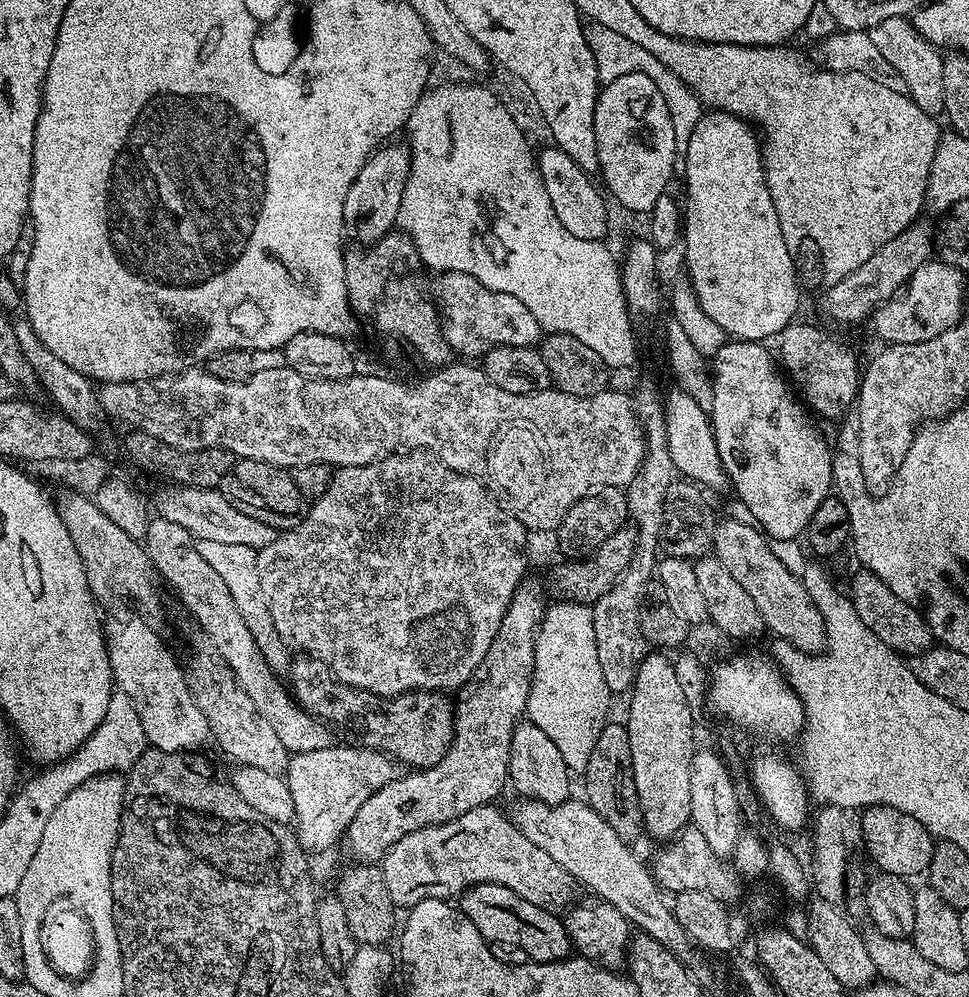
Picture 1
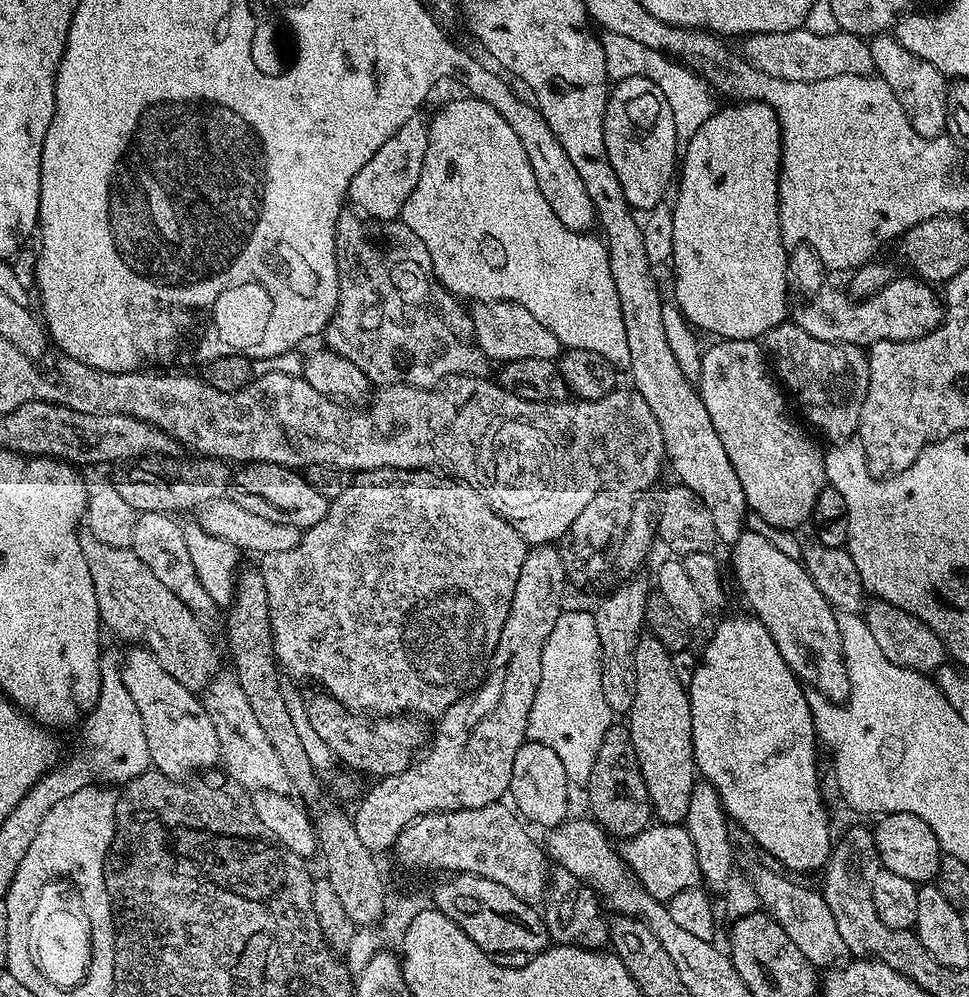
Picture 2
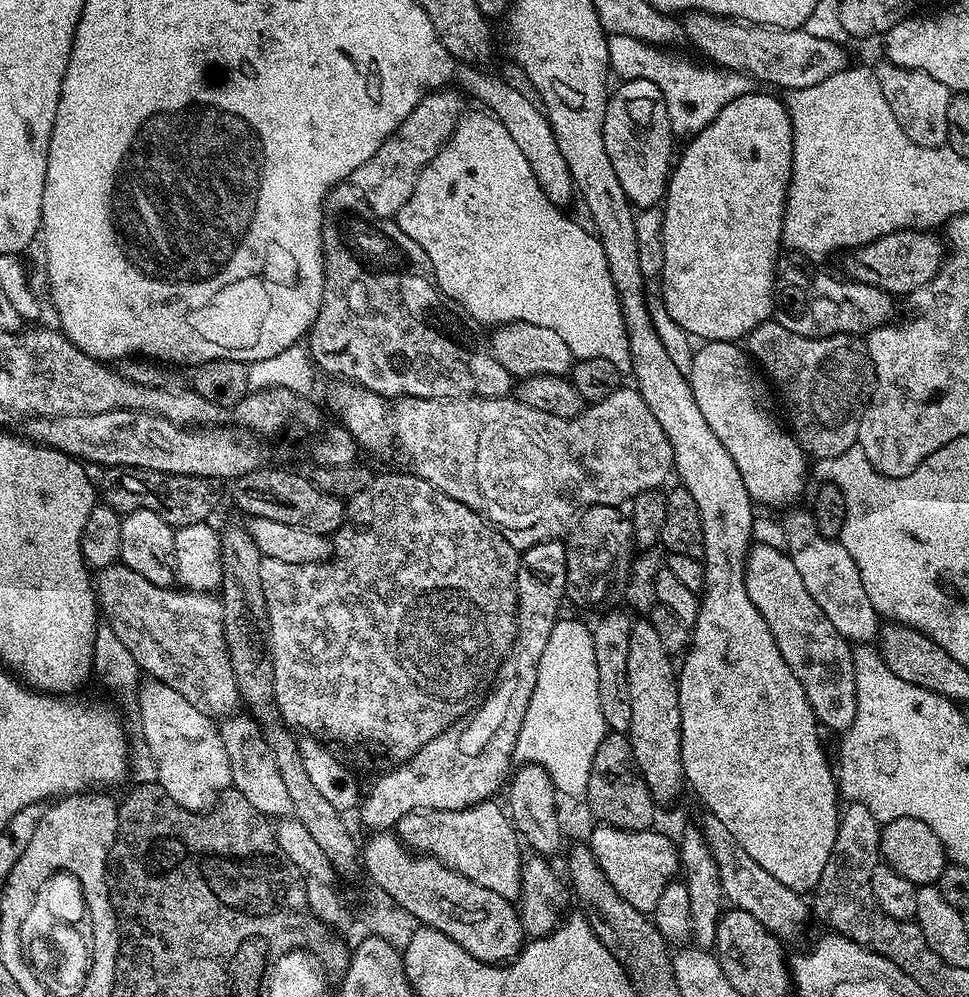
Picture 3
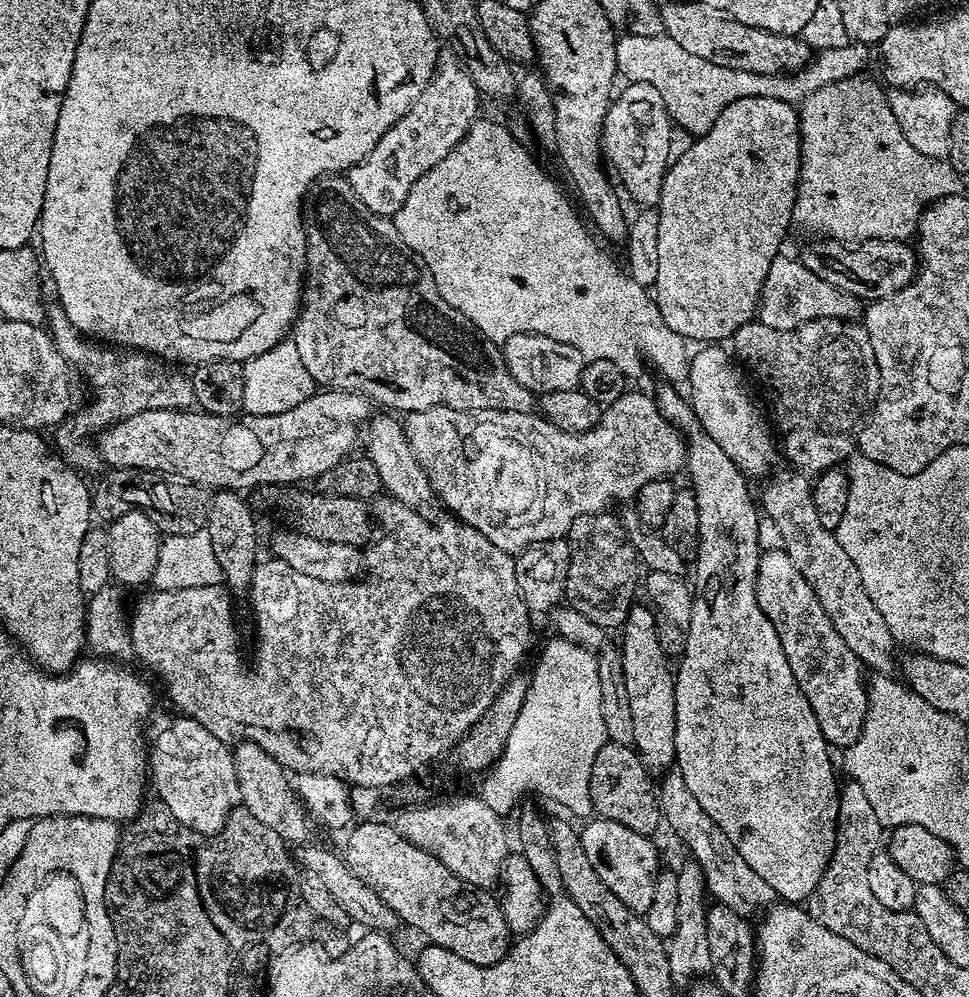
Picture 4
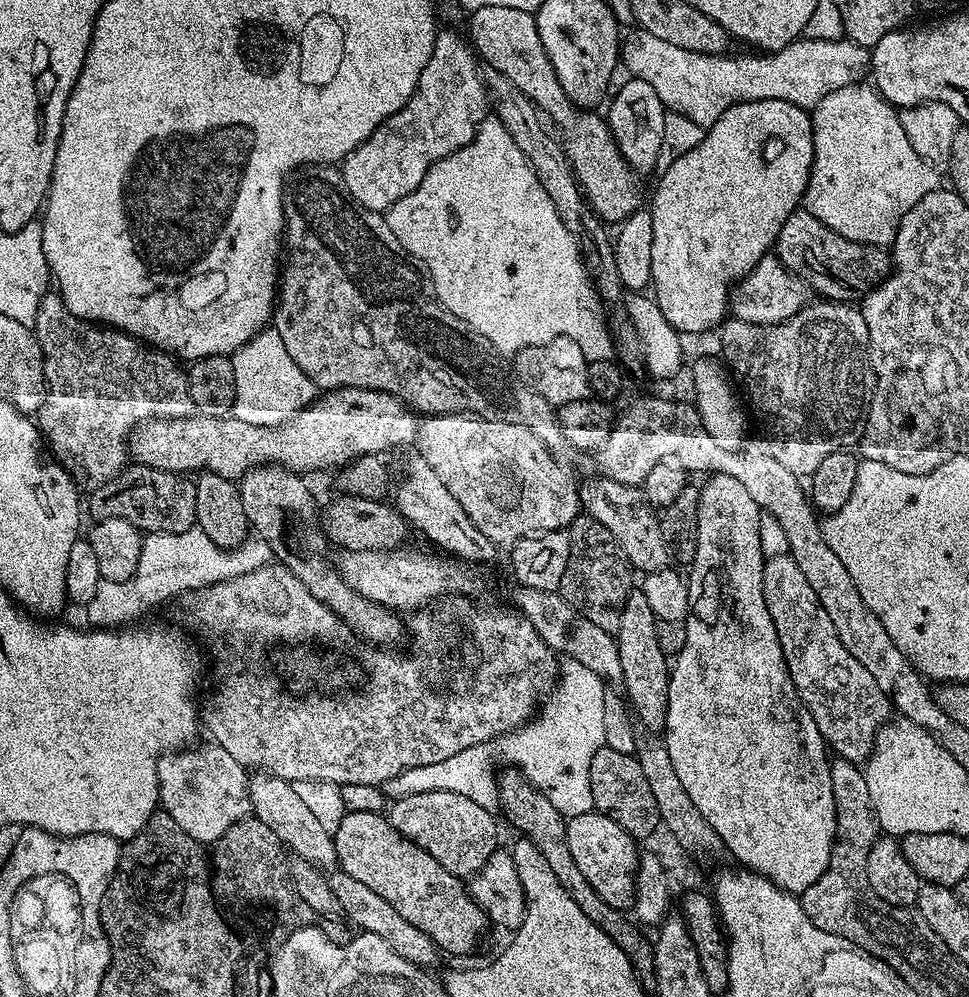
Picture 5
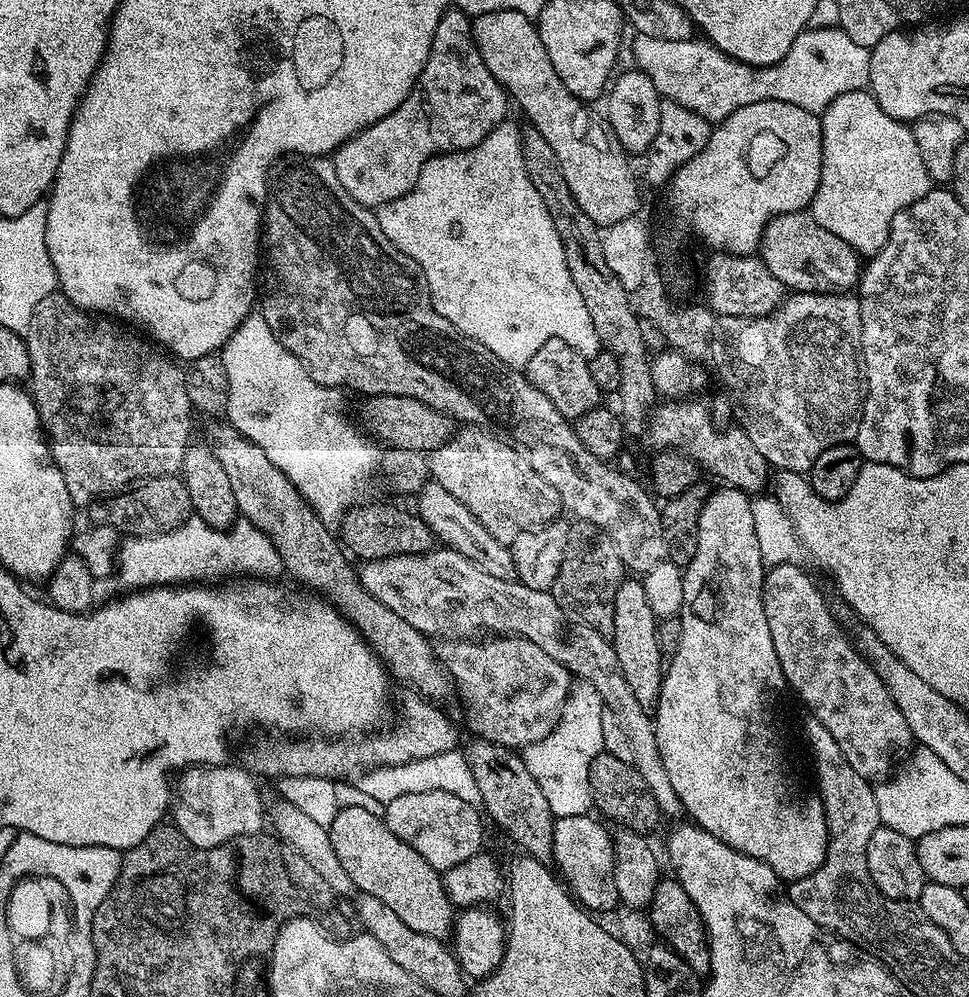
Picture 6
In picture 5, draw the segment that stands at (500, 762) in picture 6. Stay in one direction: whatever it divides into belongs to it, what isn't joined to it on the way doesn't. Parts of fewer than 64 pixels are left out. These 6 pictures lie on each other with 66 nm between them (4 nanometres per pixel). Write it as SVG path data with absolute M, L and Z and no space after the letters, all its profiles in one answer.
M519 774L513 776L513 780L501 779L499 781L499 811L501 813L504 811L505 818L520 831L519 835L523 839L534 842L534 846L538 846L538 850L542 850L542 858L546 858L546 862L550 862L550 870L554 870L554 878L558 878L558 882L562 882L562 890L566 890L566 894L570 894L570 898L574 898L574 902L578 902L582 914L586 914L586 918L590 918L590 922L594 922L606 934L610 934L610 938L614 938L614 942L618 942L618 946L622 946L622 950L630 958L632 967L636 969L641 981L651 981L654 976L653 945L650 943L649 937L647 940L639 932L641 929L631 919L628 921L624 917L627 915L621 909L612 908L606 902L602 902L602 898L598 898L594 886L590 886L590 882L586 882L582 870L578 870L578 865L574 862L573 855L570 854L570 846L566 843L568 826L565 817L561 816L558 810L554 810L554 802L550 802L550 798L546 798L546 794L538 791L523 776Z

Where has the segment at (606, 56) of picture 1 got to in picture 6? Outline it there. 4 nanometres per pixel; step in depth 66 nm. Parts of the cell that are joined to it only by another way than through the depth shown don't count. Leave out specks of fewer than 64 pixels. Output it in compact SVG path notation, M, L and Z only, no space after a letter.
M839 26L805 28L794 38L794 46L790 46L786 58L765 68L751 68L738 62L704 38L667 41L647 34L632 38L632 60L636 63L633 65L654 82L661 97L692 110L712 126L734 114L734 110L742 110L742 106L767 100L790 102L802 106L802 110L823 114L834 98L867 89L870 78L871 51L858 46Z

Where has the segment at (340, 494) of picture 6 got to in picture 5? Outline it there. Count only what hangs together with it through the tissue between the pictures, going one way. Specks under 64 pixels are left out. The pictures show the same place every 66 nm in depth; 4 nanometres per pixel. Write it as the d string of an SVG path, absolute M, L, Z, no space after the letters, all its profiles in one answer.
M265 327L253 340L231 353L230 359L234 366L236 387L232 416L242 422L271 428L283 426L308 407L318 395L312 379L297 366L290 354L286 354L286 346L282 346L282 338L275 327Z

